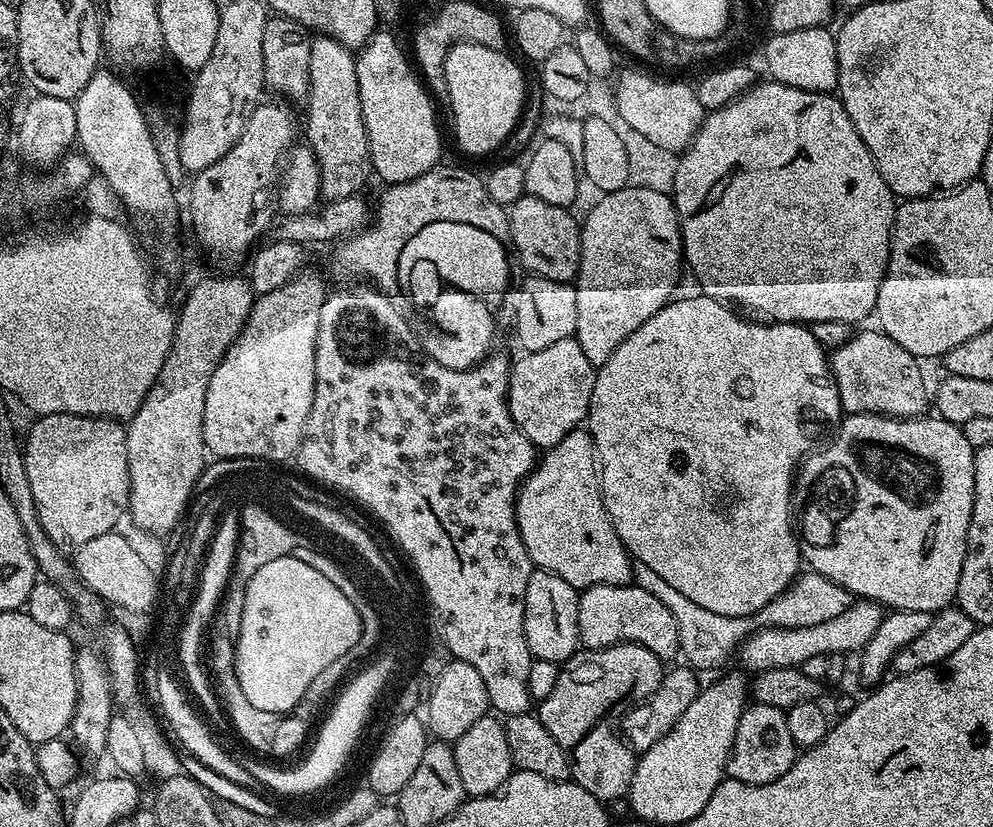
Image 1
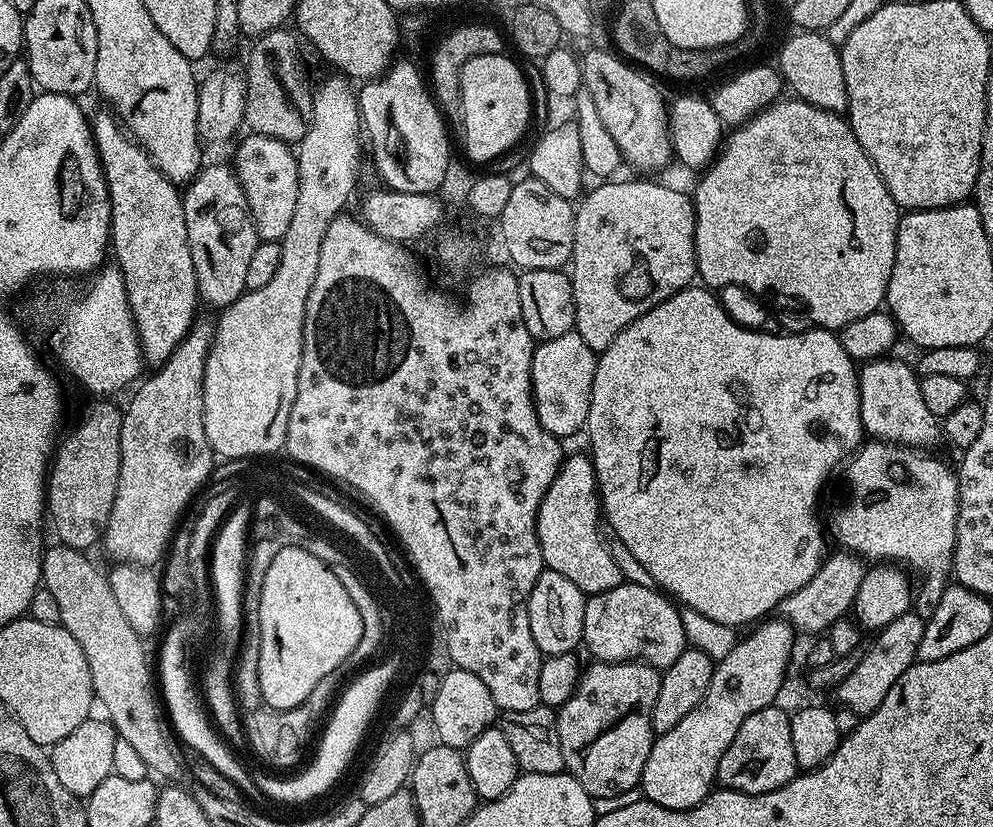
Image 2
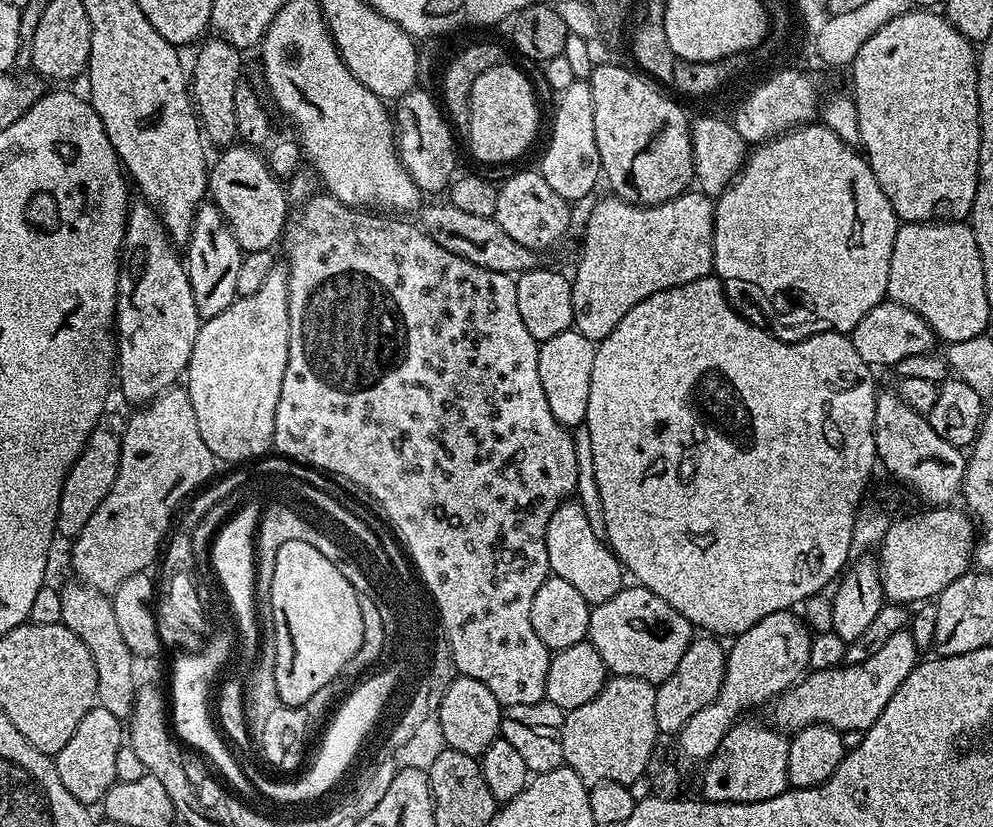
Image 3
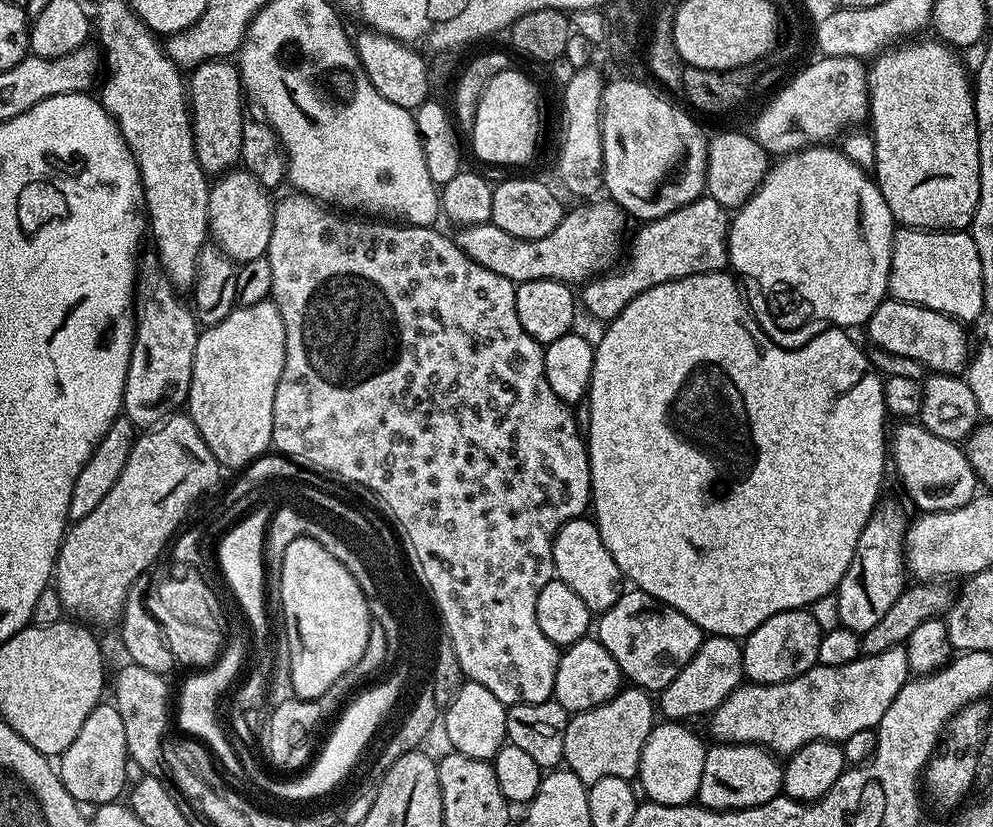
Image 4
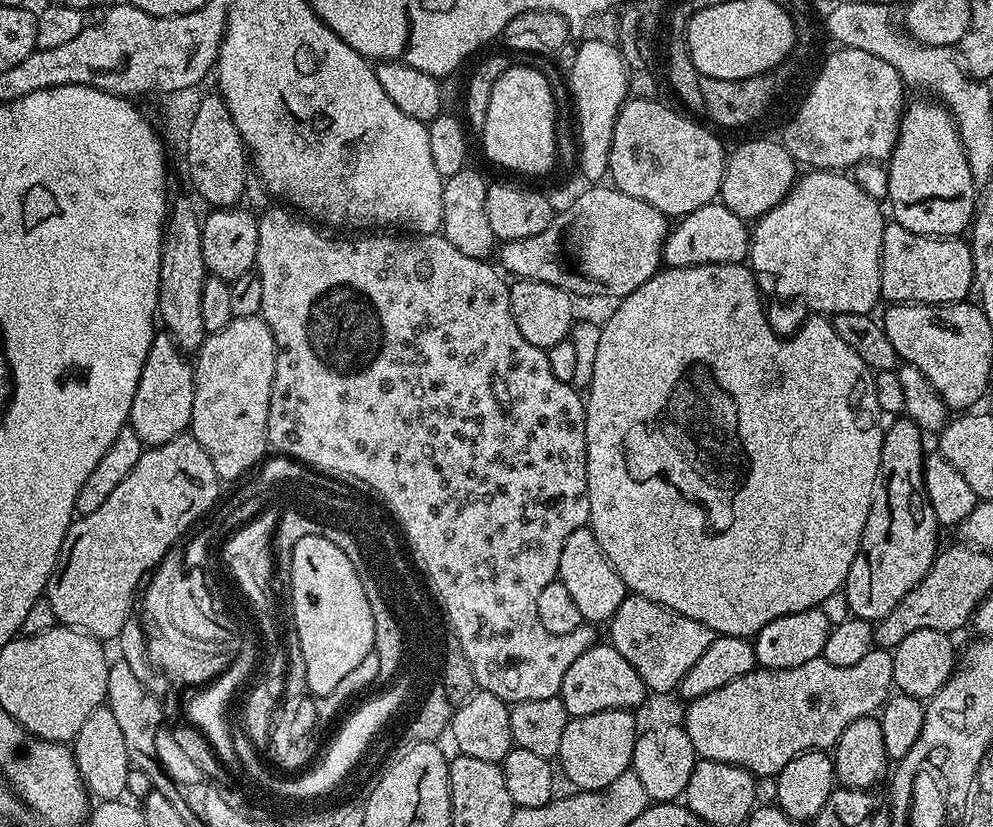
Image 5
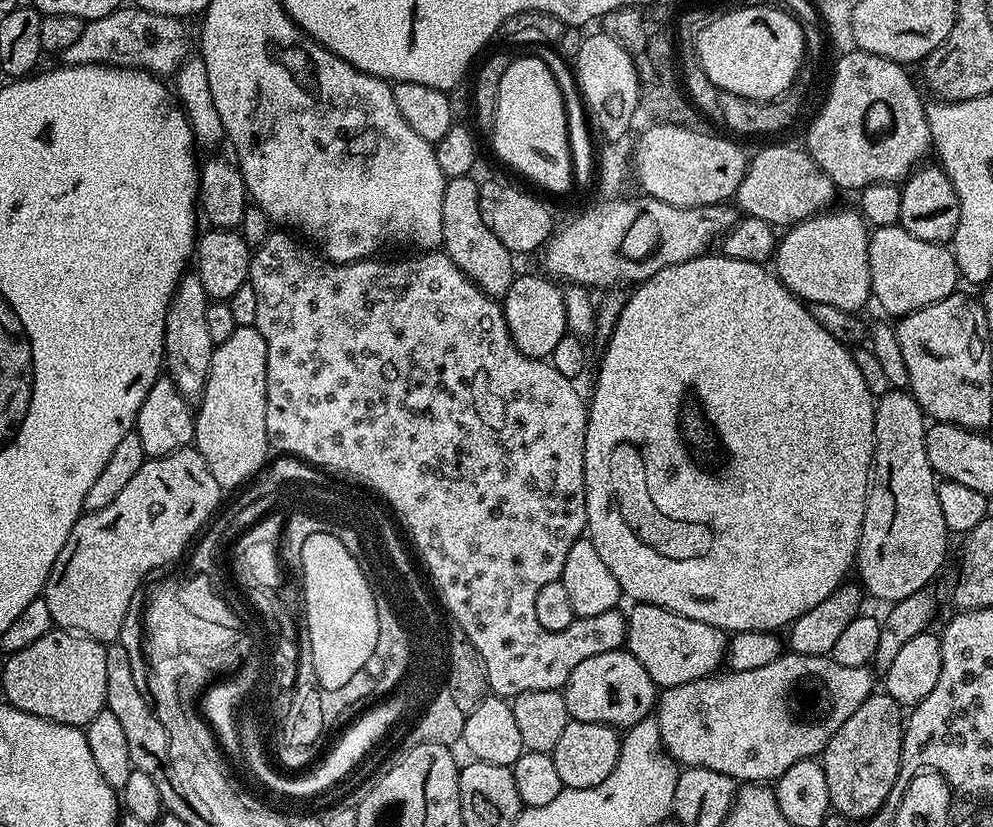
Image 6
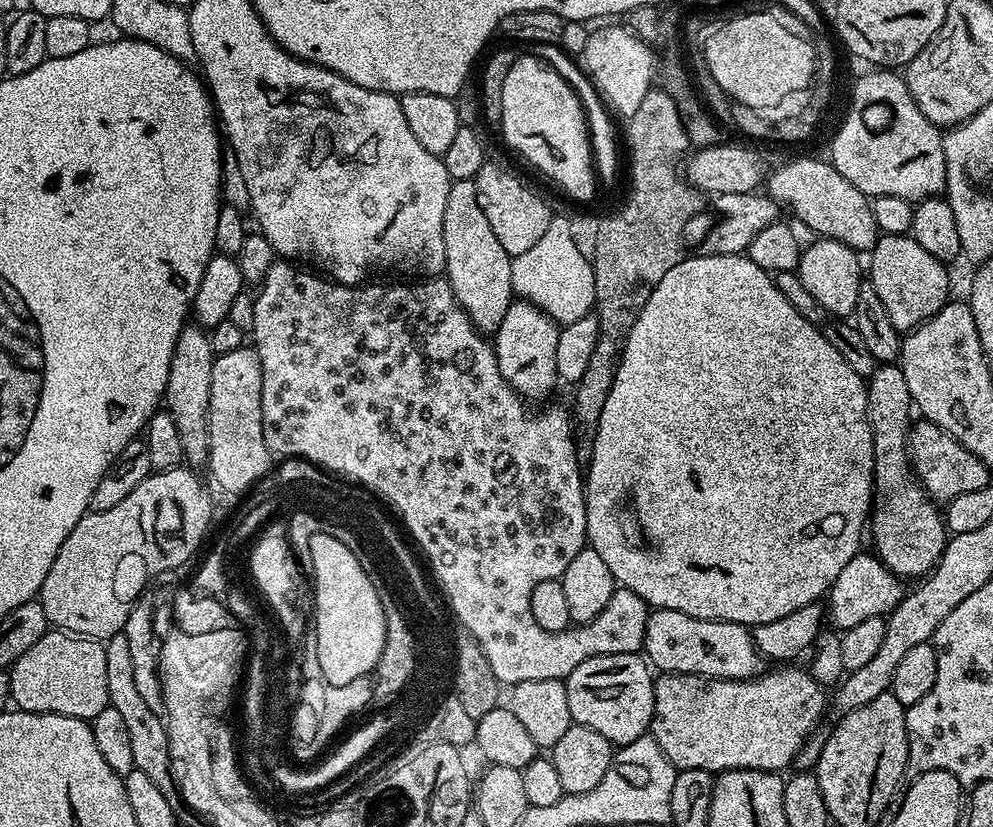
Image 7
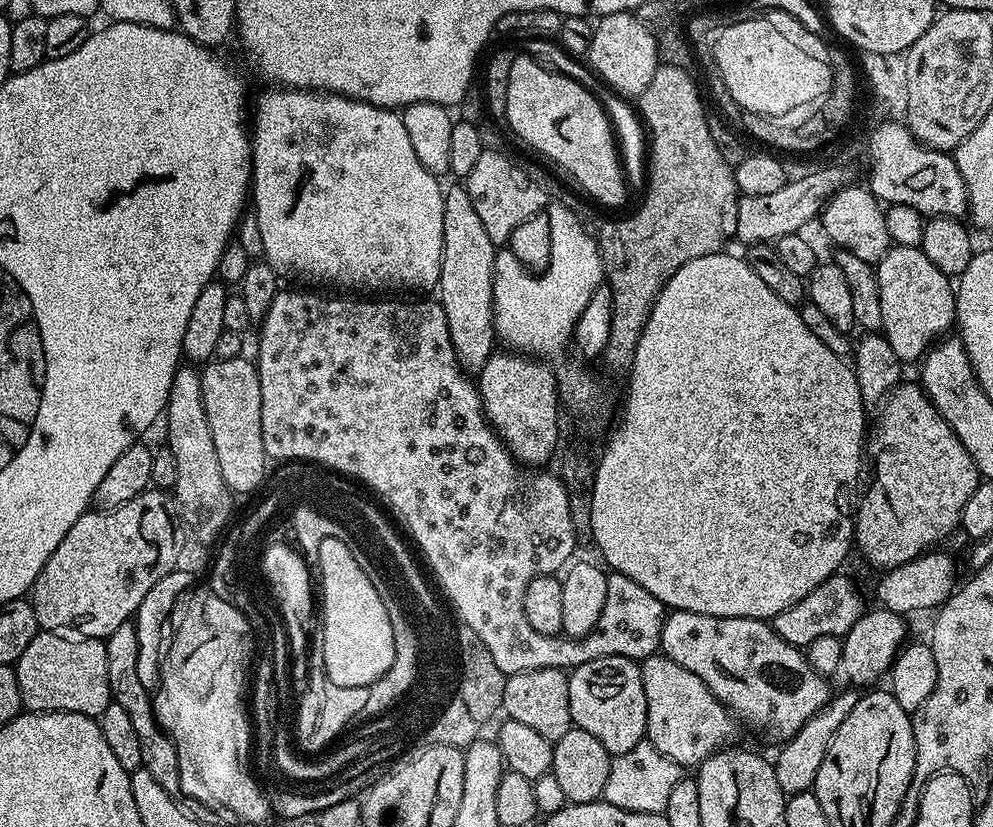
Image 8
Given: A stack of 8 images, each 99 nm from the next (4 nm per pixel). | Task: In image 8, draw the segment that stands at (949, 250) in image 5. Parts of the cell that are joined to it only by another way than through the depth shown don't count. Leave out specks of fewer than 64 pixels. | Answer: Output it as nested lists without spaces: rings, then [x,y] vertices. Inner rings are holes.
[[[889,247],[888,253],[875,265],[878,298],[882,302],[882,335],[890,342],[890,350],[902,362],[919,361],[924,353],[937,343],[956,322],[956,294],[953,281],[920,248]]]

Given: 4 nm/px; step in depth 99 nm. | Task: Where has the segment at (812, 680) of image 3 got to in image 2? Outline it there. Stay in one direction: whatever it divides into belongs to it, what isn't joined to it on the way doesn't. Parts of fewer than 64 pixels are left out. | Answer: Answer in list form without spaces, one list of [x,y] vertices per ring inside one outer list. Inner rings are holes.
[[[909,610],[902,614],[902,618],[894,618],[890,626],[881,628],[875,633],[872,645],[868,648],[868,653],[860,656],[858,666],[854,666],[854,671],[834,690],[834,696],[840,699],[839,703],[845,708],[859,713],[867,714],[872,712],[890,694],[890,686],[902,678],[902,674],[911,664],[917,663],[916,651],[918,642],[922,642],[924,633],[925,617],[918,615],[915,610]]]

